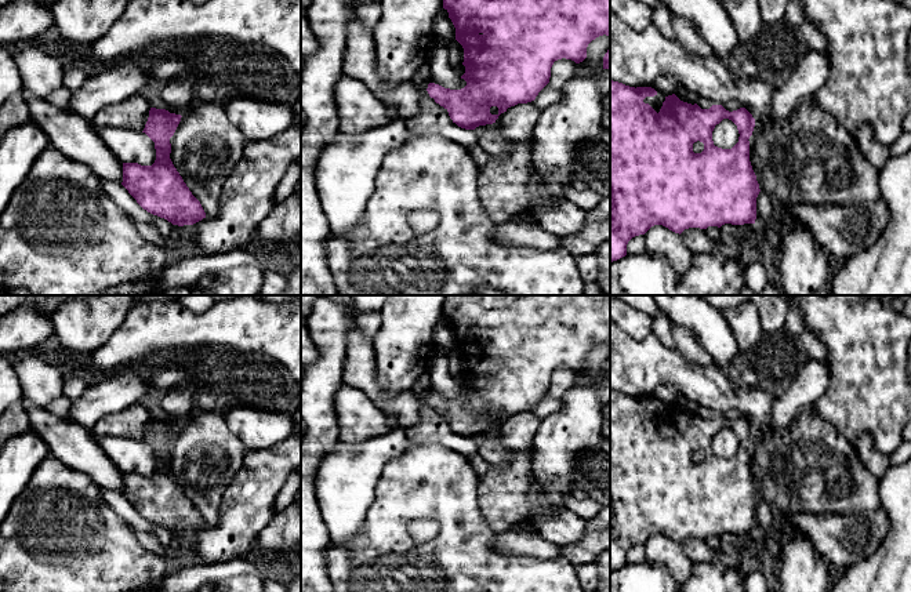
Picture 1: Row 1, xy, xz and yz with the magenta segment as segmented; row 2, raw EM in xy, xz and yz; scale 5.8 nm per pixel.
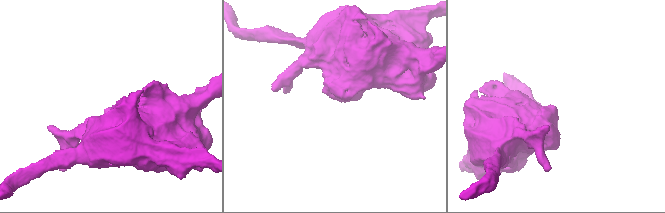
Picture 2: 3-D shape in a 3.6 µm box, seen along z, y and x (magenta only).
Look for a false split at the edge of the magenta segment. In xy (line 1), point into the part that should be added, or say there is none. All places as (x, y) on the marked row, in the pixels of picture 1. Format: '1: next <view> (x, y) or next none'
1: next none

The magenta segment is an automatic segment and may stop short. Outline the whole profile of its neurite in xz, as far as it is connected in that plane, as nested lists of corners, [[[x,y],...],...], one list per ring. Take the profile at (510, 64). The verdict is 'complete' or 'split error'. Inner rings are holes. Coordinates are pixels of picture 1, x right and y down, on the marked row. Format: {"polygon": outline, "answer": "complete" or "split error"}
{"polygon": [[[443,0],[456,28],[456,40],[464,48],[467,86],[461,90],[429,83],[428,94],[443,106],[453,123],[465,130],[493,124],[508,108],[536,99],[549,83],[555,61],[566,58],[576,63],[587,58],[588,44],[599,36],[610,37],[610,0]]], "answer": "complete"}

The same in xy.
{"polygon": [[[150,108],[142,132],[155,142],[156,160],[152,166],[123,163],[121,182],[144,210],[178,226],[193,225],[206,218],[200,201],[192,195],[170,159],[170,138],[181,117],[166,109]]], "answer": "complete"}

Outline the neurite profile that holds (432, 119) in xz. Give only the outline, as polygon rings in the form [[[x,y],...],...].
[[[429,83],[420,87],[418,117],[411,120],[409,127],[417,135],[439,134],[447,139],[471,149],[478,145],[478,134],[473,130],[458,127],[449,116],[447,109],[429,97],[427,88]]]

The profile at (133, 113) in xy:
[[[137,94],[112,109],[99,112],[92,123],[101,127],[117,127],[124,130],[144,131],[149,117],[150,105],[141,95]]]

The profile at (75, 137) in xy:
[[[23,87],[19,92],[32,120],[47,134],[51,146],[69,159],[88,166],[99,179],[123,182],[123,163],[98,137],[91,120],[57,108]]]

